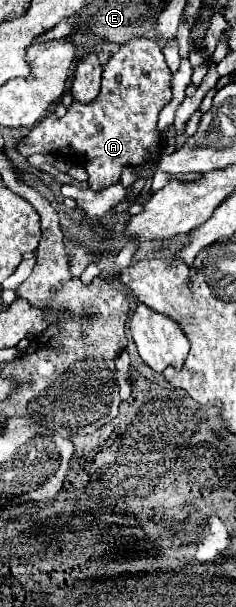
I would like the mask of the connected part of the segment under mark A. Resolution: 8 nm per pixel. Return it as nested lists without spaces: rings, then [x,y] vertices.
[[[133,39],[131,43],[127,43],[125,47],[121,47],[105,65],[103,69],[103,83],[101,83],[101,91],[97,95],[97,99],[89,105],[81,105],[79,101],[73,101],[73,105],[67,109],[65,117],[57,119],[55,115],[45,117],[35,129],[31,129],[31,133],[19,143],[19,153],[29,157],[33,153],[61,153],[65,157],[73,157],[71,153],[79,151],[85,153],[85,169],[89,173],[87,183],[93,189],[101,189],[107,187],[111,183],[119,181],[119,175],[125,167],[129,165],[139,165],[143,161],[157,161],[159,153],[161,153],[161,145],[155,143],[157,139],[157,117],[159,111],[173,99],[171,93],[171,71],[165,63],[165,57],[159,49],[159,45],[155,41],[149,39]]]

